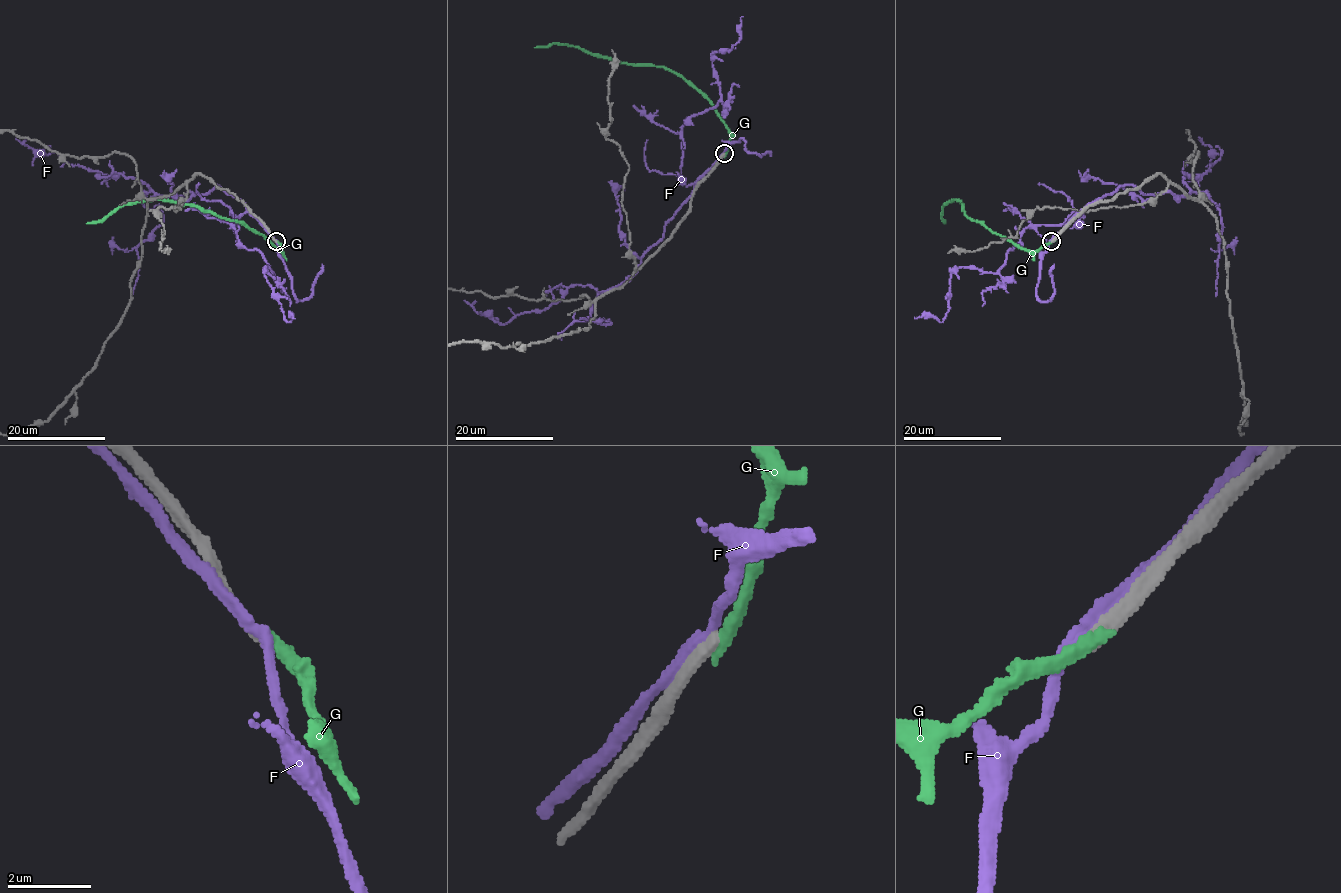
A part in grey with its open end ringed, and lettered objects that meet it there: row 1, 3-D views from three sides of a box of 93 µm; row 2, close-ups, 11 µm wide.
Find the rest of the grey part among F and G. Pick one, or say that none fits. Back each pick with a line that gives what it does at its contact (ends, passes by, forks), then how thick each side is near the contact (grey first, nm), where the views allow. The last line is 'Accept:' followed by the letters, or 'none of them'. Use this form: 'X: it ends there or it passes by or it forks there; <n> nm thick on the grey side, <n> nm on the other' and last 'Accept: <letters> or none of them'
Accept: none of them

